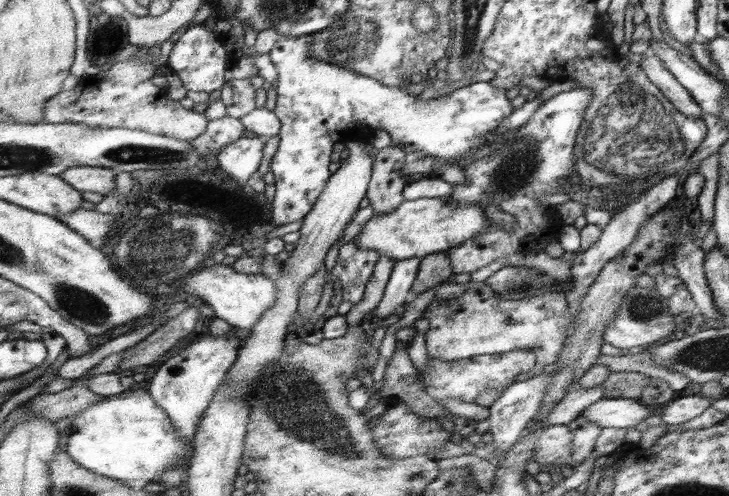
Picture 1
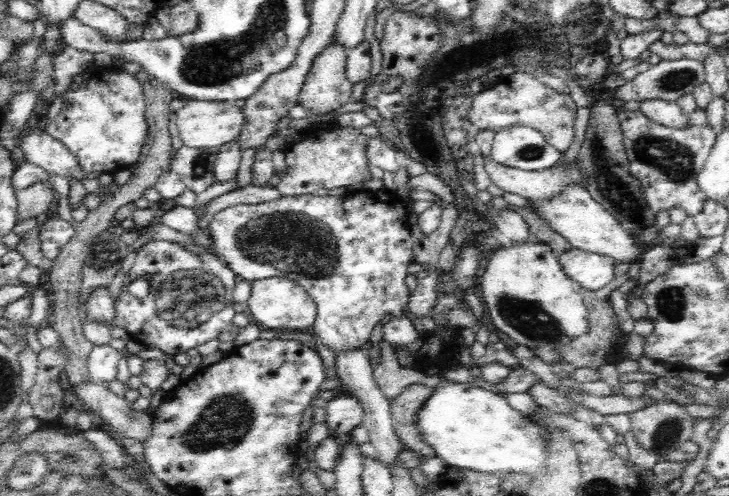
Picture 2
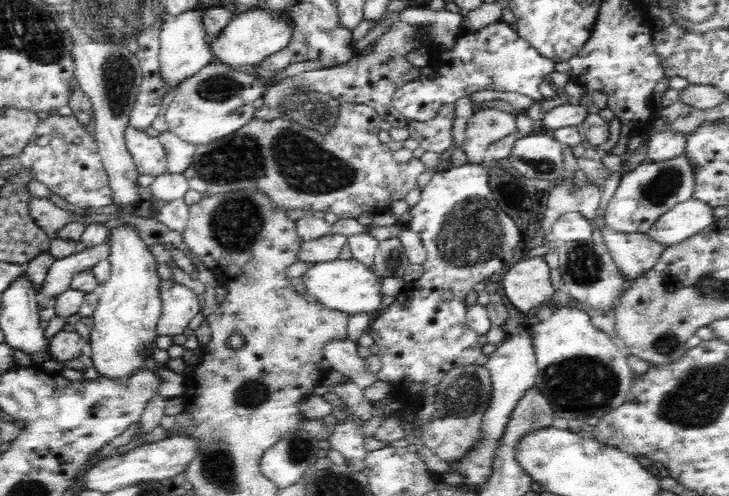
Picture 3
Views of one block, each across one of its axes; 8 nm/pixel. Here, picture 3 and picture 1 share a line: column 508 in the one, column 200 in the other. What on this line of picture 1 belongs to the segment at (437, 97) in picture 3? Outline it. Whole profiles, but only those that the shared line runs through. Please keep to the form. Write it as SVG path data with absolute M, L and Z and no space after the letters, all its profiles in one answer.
M197 24L188 27L186 32L174 43L166 65L178 74L186 90L210 94L226 82L224 72L232 66L235 60L237 60L236 57L230 52L226 52L221 36L214 31L205 29L204 25Z

